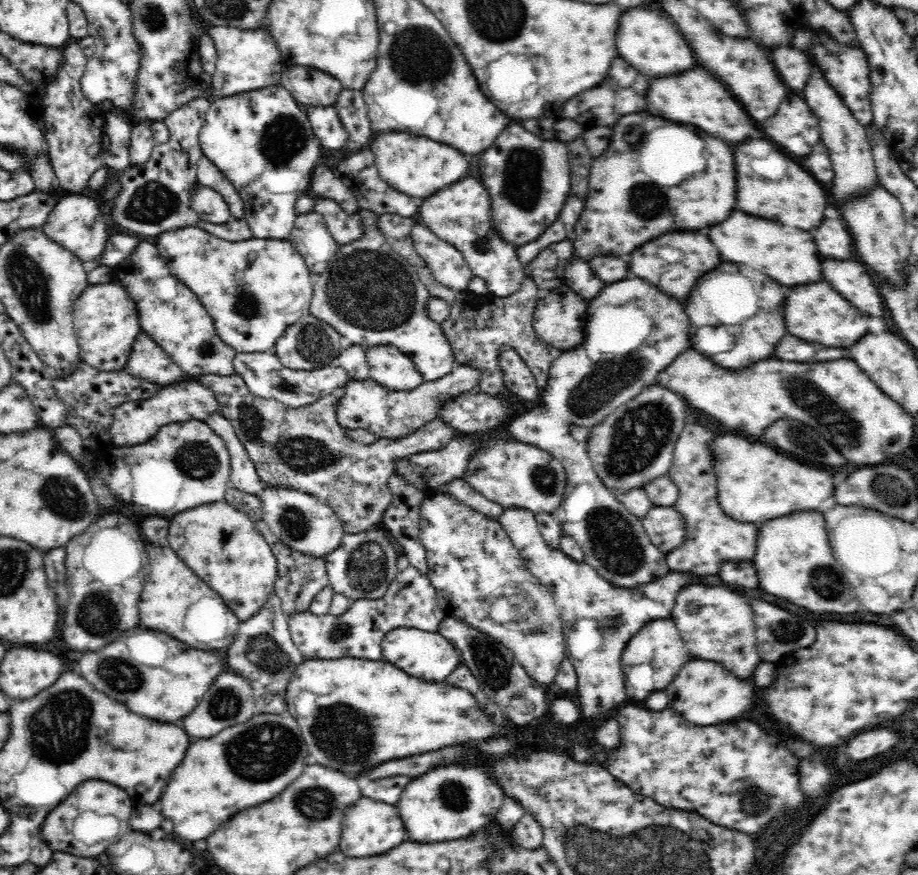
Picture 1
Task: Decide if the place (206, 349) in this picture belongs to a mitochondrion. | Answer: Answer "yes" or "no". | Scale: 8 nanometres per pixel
yes

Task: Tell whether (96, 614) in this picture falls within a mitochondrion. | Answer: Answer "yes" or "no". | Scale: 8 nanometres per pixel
yes

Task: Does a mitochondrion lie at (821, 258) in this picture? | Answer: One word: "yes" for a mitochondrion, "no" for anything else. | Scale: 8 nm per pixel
no

